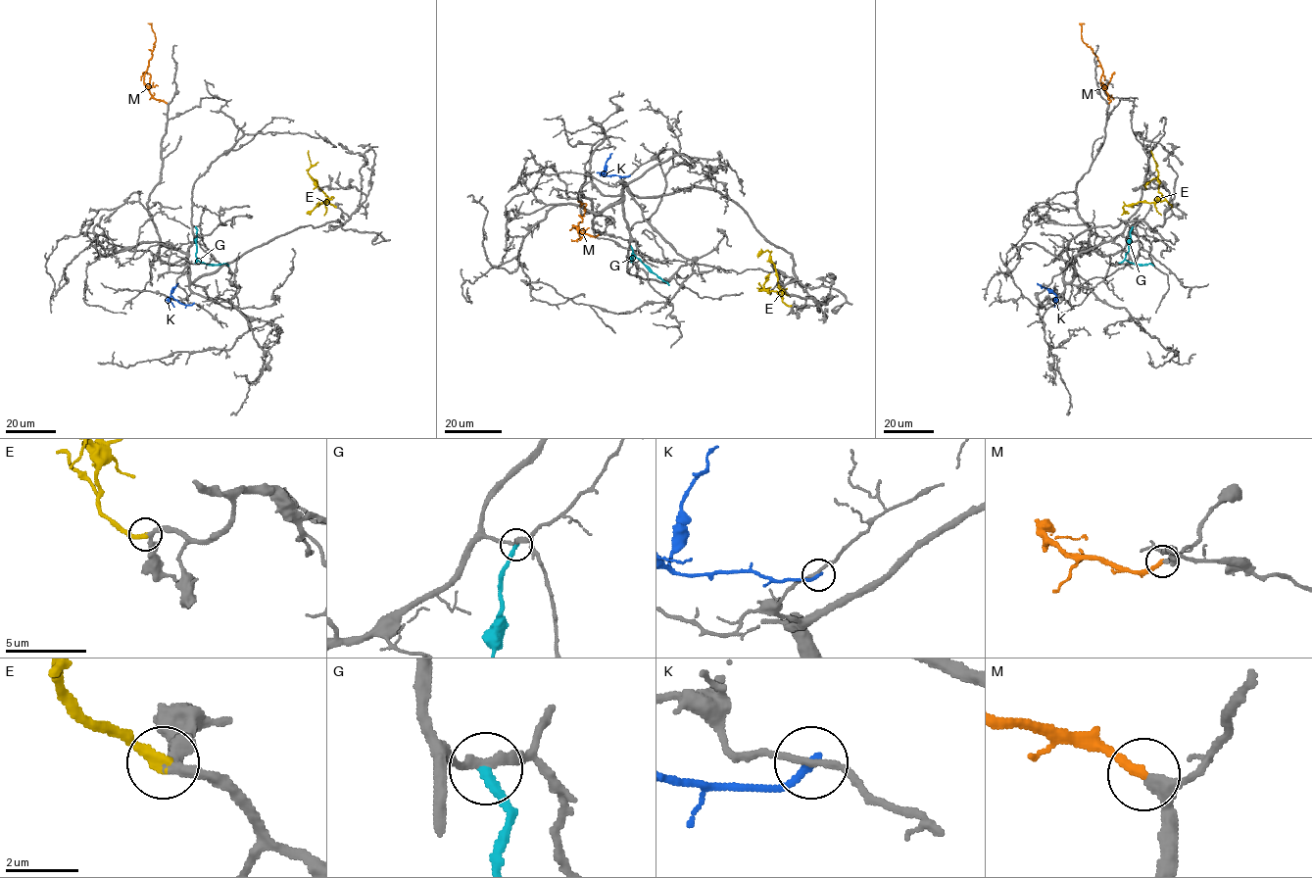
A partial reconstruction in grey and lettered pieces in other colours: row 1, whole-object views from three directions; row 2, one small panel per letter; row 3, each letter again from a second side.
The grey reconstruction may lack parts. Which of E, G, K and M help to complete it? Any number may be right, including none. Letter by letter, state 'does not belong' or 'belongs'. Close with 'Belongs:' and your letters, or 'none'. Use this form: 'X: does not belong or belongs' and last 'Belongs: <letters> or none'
E: belongs
G: does not belong
K: does not belong
M: belongs
Belongs: E, M

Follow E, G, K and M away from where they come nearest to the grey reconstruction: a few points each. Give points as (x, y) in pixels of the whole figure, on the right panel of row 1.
E: (1171, 207), (1158, 192), (1156, 164), (1151, 151)
G: (1132, 226), (1125, 259), (1134, 264), (1153, 266)
K: (1056, 303), (1056, 296), (1037, 283)
M: (1108, 103), (1110, 101), (1101, 85), (1101, 66), (1082, 40), (1081, 24), (1084, 24)

